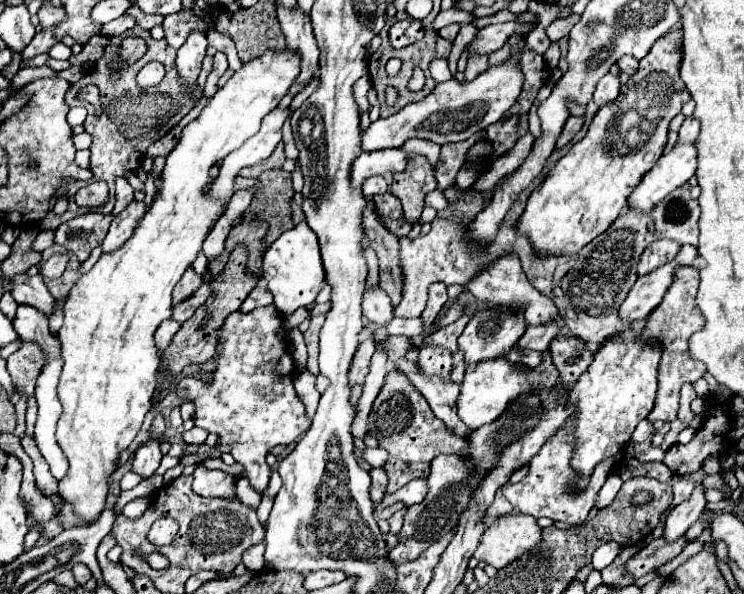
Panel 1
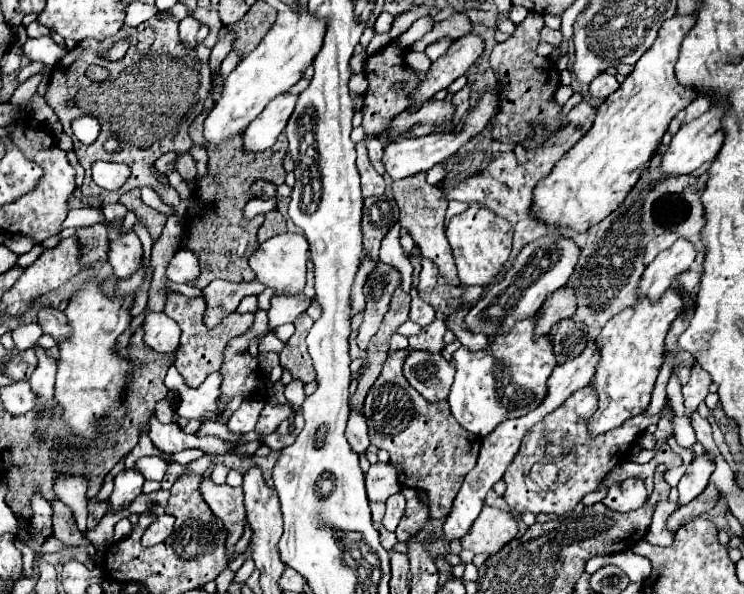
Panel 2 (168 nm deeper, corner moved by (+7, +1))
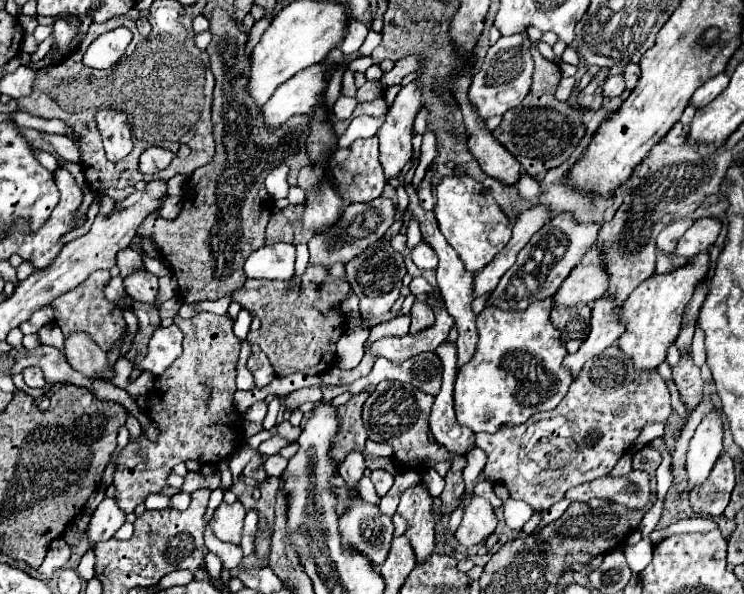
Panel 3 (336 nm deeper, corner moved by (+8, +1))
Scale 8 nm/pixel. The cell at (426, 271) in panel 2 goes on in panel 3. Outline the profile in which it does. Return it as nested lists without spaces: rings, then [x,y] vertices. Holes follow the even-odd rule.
[[[424,241],[410,255],[412,255],[412,261],[416,263],[416,267],[420,267],[420,269],[436,269],[436,265],[438,265],[436,253]]]

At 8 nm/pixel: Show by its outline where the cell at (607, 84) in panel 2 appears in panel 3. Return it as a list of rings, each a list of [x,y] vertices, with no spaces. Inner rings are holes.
[[[614,75],[614,77],[608,77],[606,81],[604,81],[604,95],[606,97],[616,97],[616,95],[620,95],[622,91],[624,91],[624,79],[622,79],[622,75]]]

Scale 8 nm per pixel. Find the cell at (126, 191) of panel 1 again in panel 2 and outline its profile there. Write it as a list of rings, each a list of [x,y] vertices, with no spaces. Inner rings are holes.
[[[111,203],[111,205],[103,207],[103,215],[107,221],[123,221],[127,215],[127,209],[121,203]]]

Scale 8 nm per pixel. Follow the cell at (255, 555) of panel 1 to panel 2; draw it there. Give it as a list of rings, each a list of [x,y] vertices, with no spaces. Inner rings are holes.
[[[209,477],[201,481],[201,493],[213,515],[223,521],[225,531],[229,533],[227,545],[233,547],[245,529],[245,505],[243,489],[229,485],[215,485]]]

